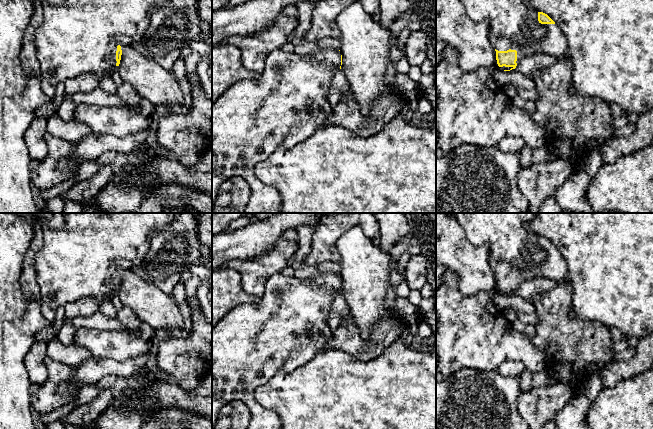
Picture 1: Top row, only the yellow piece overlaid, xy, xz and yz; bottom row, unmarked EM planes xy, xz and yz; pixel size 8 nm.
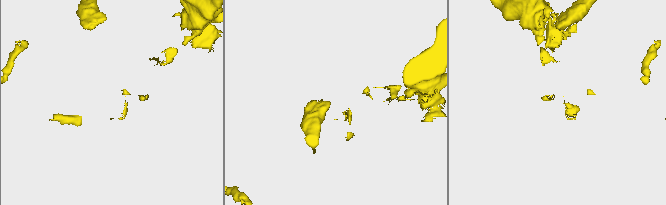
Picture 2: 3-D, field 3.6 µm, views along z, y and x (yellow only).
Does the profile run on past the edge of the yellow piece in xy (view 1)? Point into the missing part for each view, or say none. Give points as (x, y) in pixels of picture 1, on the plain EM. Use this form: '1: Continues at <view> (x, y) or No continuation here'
1: Continues at xy (79, 260)

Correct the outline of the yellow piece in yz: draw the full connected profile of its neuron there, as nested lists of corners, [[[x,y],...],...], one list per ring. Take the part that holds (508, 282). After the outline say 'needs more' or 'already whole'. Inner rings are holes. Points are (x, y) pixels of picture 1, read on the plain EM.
[[[453,213],[464,229],[468,241],[476,246],[487,245],[490,264],[496,275],[497,288],[501,294],[515,293],[519,284],[536,276],[555,280],[557,283],[569,279],[566,261],[545,237],[530,231],[525,222],[535,213]]]; needs more

